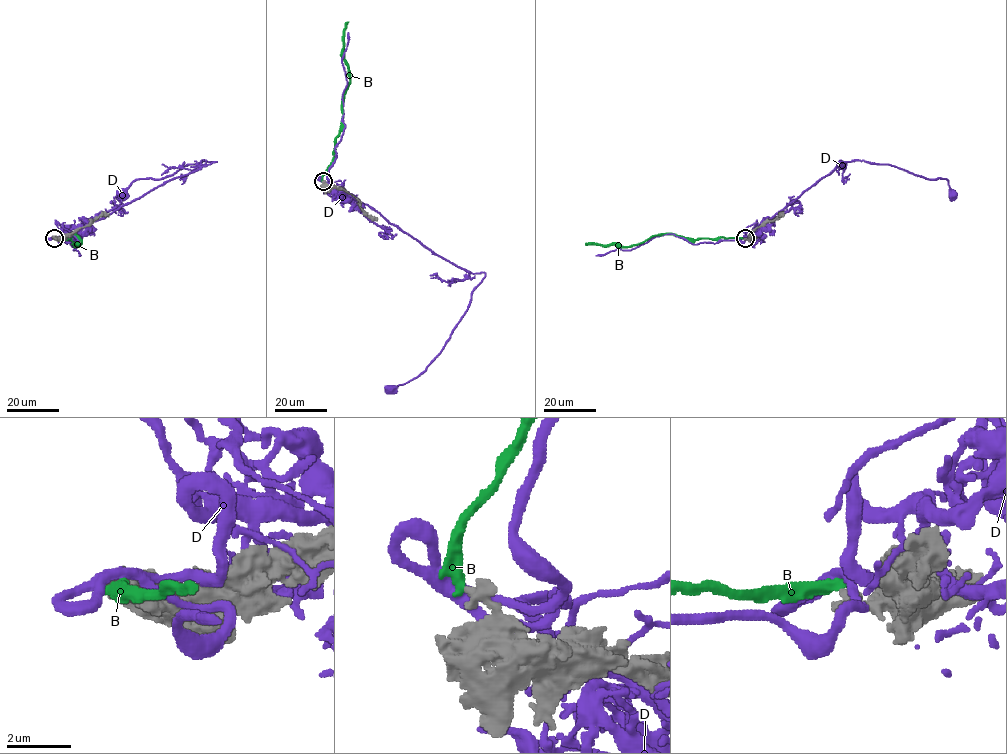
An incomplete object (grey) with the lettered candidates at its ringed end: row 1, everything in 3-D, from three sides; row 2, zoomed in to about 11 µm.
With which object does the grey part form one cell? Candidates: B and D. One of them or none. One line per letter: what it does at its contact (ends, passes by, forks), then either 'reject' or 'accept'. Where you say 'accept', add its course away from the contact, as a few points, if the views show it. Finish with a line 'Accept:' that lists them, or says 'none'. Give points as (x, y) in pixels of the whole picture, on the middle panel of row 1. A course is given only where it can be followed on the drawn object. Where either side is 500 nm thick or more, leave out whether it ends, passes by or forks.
B: it ends | accept | via (322, 181), (333, 156), (343, 116), (342, 96), (350, 81), (343, 50), (343, 33), (348, 22)
D: it forks | reject
Accept: B

